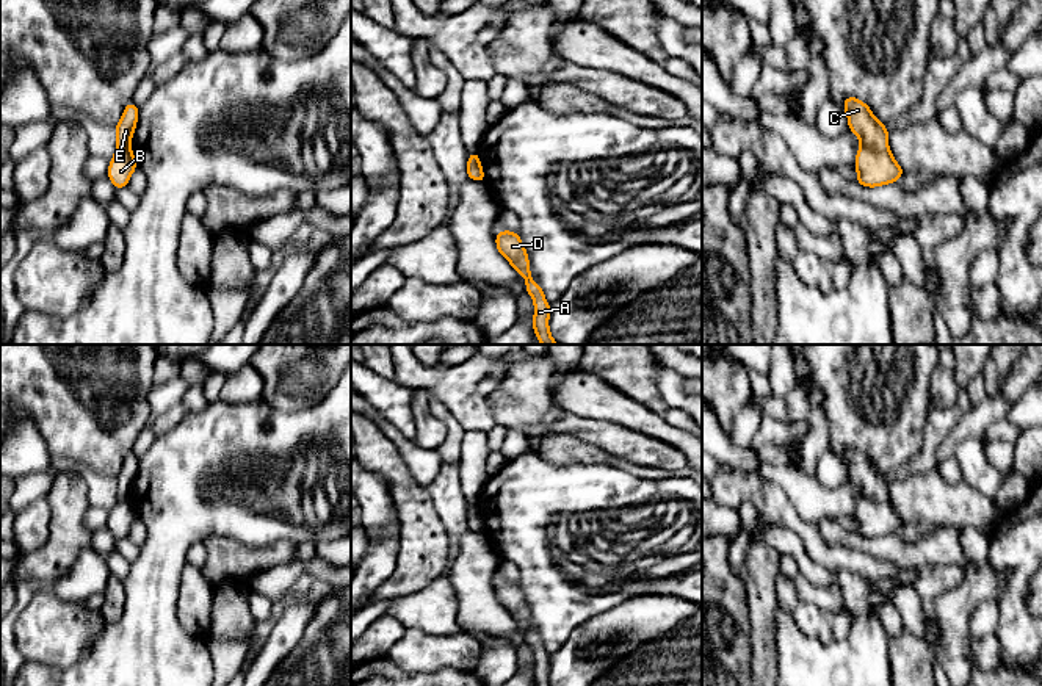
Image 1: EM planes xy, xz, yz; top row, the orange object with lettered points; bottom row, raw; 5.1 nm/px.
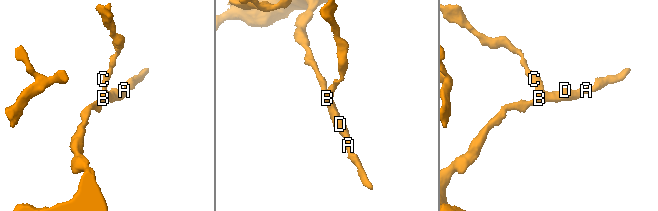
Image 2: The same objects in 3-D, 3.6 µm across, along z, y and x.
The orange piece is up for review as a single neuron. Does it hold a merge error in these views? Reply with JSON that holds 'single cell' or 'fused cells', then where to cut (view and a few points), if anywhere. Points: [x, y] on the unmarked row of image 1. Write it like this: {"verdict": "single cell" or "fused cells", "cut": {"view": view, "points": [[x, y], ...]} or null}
{"verdict": "single cell", "cut": null}

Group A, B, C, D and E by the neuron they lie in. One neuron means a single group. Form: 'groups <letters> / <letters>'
groups A B C D E

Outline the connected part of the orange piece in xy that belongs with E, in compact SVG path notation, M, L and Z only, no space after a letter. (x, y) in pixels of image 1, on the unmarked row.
M130 451L118 473L116 484L116 504L110 511L107 528L116 540L128 537L130 526L138 520L135 506L130 500L130 490L135 484L139 459Z

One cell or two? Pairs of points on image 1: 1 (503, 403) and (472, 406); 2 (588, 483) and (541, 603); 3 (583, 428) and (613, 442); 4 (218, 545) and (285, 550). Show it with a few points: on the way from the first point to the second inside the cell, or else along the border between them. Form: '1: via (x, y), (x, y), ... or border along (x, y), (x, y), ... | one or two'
1: border along (486, 397), (495, 422) | two
2: via (555, 503), (533, 525), (533, 558), (539, 570) | one
3: via (591, 431), (605, 436) | one
4: via (235, 556), (268, 556) | one

